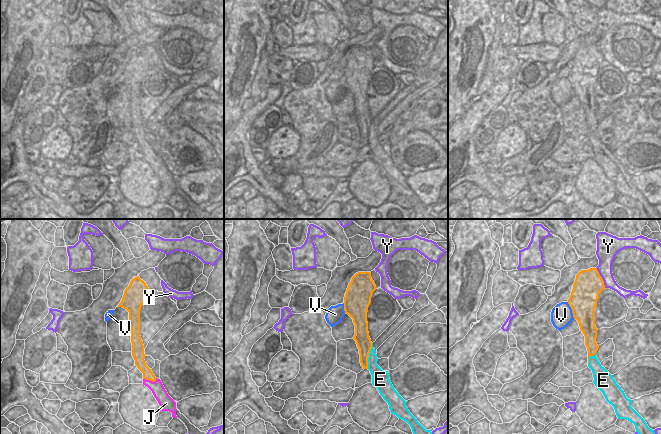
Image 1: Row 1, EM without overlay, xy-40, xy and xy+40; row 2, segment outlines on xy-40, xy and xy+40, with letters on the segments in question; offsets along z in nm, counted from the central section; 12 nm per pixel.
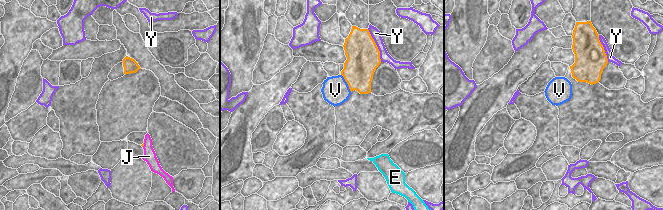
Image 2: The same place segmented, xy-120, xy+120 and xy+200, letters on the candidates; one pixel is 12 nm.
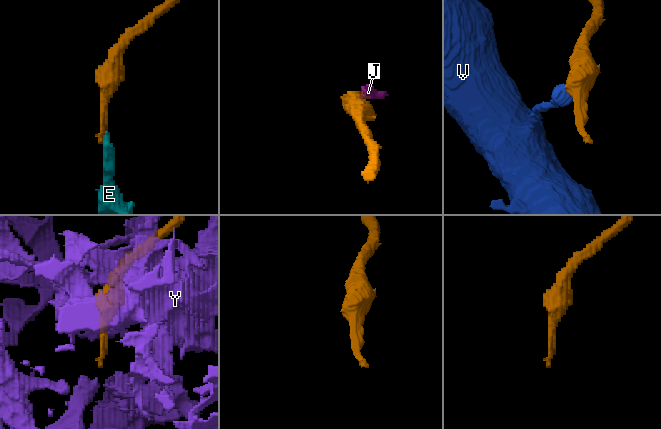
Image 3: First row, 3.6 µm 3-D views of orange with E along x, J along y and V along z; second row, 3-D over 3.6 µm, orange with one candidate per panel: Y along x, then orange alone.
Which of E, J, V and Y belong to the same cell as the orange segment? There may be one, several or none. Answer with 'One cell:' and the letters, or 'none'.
One cell: E

